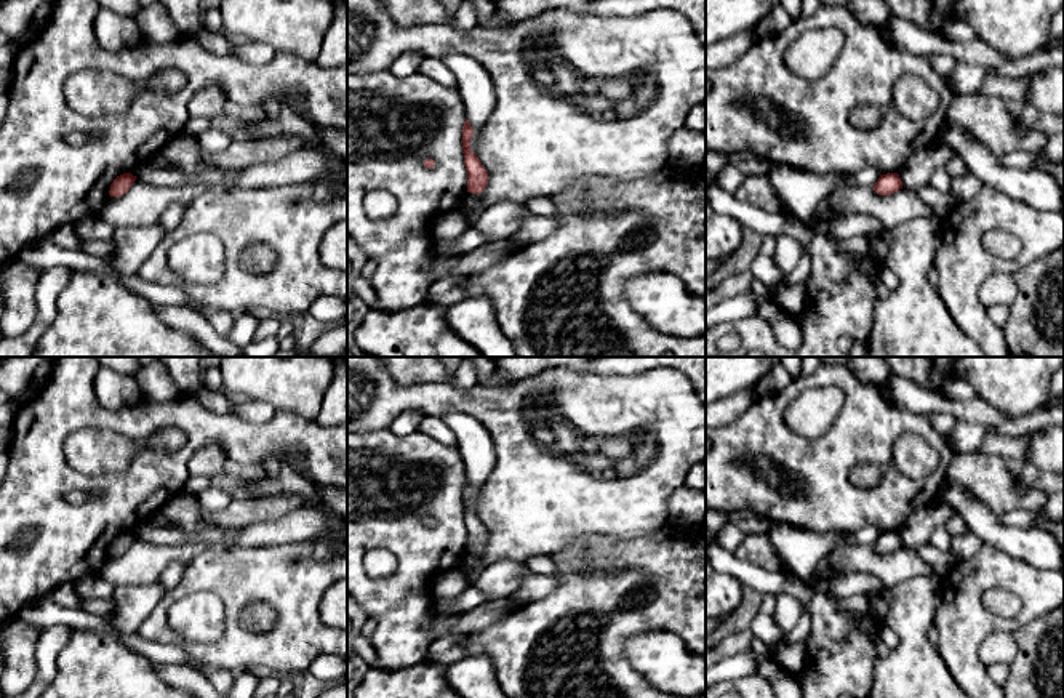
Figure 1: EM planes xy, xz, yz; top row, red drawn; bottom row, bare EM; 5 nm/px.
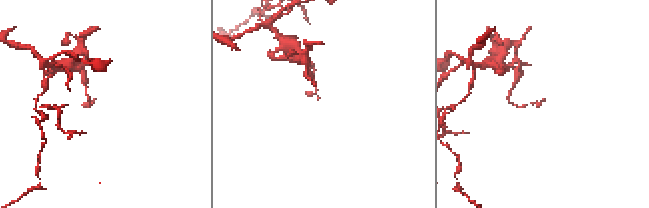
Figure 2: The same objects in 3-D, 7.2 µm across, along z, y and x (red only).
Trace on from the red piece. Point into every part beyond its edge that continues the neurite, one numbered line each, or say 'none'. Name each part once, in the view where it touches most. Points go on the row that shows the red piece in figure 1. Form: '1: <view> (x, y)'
none

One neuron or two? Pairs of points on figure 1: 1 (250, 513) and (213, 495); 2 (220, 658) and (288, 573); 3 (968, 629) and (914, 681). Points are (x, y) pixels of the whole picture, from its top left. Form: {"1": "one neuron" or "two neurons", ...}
{"1": "two neurons", "2": "one neuron", "3": "two neurons"}

